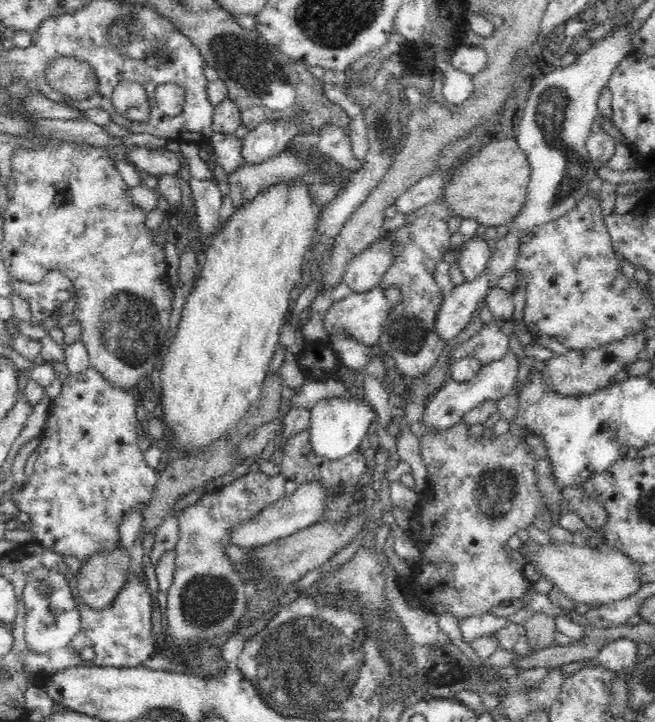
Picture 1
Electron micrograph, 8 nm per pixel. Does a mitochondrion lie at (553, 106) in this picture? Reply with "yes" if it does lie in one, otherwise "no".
yes

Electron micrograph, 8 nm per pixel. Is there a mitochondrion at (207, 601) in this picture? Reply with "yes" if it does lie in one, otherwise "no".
yes

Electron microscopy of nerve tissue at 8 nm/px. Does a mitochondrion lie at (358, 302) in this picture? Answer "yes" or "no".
no

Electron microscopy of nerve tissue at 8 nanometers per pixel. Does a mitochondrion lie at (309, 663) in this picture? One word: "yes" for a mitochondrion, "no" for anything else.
yes

